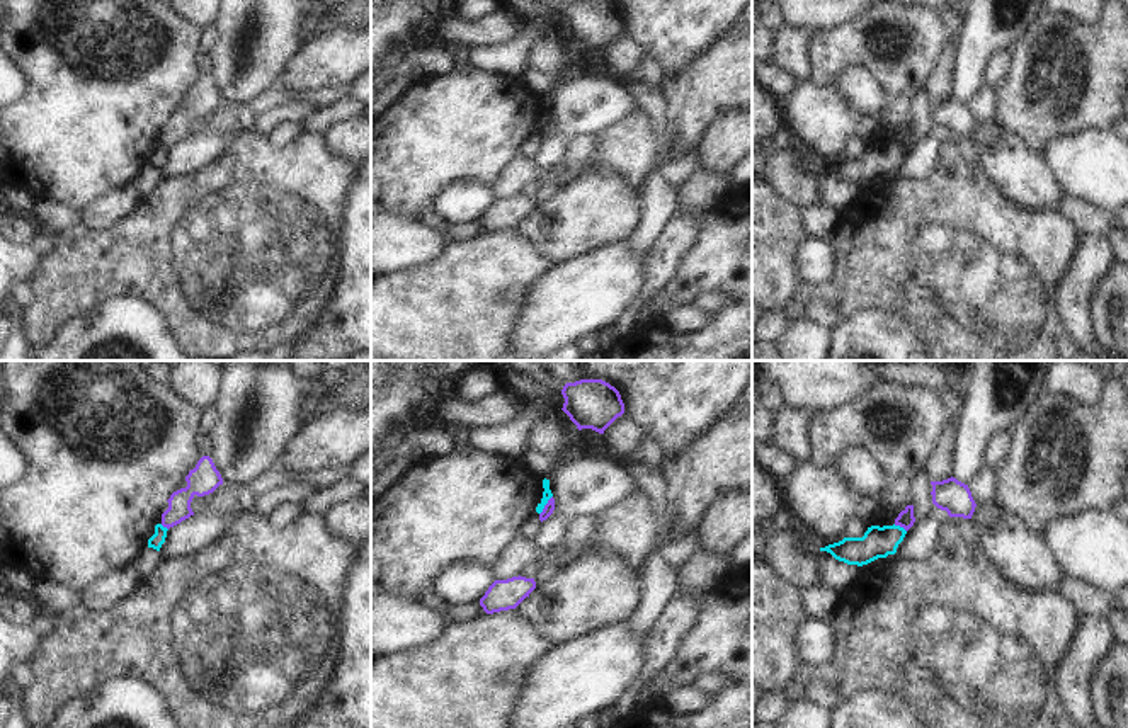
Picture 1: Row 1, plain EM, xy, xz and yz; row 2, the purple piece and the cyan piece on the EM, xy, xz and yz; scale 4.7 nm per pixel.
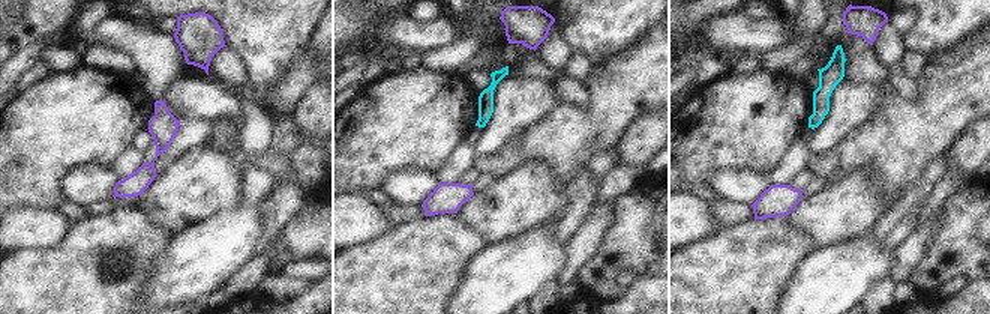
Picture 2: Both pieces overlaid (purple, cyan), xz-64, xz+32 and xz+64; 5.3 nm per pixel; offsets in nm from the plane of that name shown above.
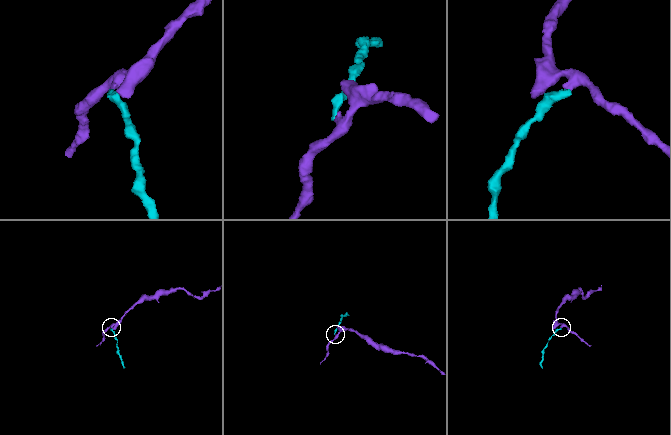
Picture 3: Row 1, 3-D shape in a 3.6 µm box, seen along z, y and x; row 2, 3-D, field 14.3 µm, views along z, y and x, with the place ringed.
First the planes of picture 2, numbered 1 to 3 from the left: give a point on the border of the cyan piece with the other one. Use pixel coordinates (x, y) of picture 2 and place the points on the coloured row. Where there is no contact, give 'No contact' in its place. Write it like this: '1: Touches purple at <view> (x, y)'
1: No contact
2: No contact
3: No contact.

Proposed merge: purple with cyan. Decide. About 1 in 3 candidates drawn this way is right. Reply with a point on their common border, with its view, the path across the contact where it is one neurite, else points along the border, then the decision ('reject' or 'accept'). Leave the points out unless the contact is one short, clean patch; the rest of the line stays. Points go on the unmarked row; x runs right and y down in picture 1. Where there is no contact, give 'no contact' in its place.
contact xz (545, 125); border xz (552, 114), (540, 133); reject

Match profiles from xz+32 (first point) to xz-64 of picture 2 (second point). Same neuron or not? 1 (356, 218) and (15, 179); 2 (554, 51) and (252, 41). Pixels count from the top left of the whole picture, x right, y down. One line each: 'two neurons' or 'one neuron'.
1: two neurons
2: two neurons

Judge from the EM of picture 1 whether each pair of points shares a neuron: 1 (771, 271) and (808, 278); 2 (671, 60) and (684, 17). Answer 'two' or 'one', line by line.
1: two
2: one

